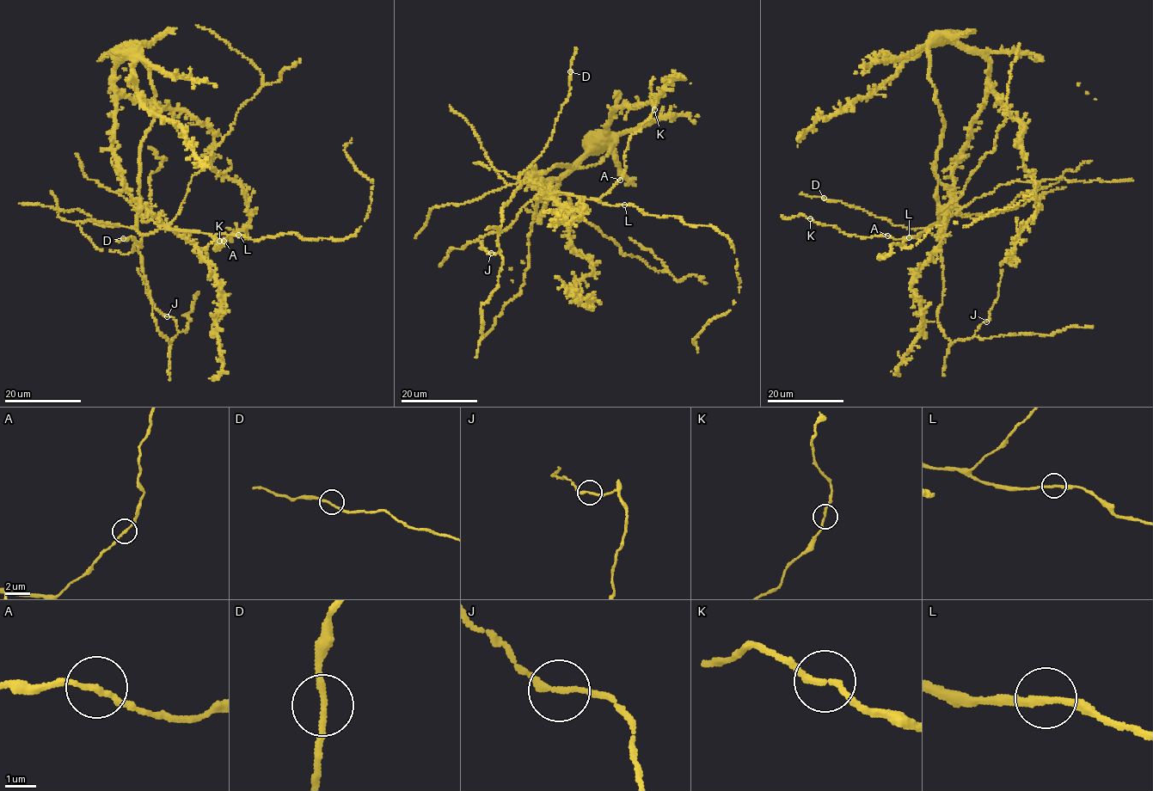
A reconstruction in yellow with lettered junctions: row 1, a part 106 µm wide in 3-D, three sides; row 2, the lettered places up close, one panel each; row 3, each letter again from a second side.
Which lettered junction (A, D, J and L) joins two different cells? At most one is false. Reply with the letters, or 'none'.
none

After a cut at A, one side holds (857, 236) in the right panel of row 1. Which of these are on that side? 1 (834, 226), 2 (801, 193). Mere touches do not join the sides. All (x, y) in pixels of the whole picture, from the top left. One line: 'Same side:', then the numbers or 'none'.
Same side: 1

